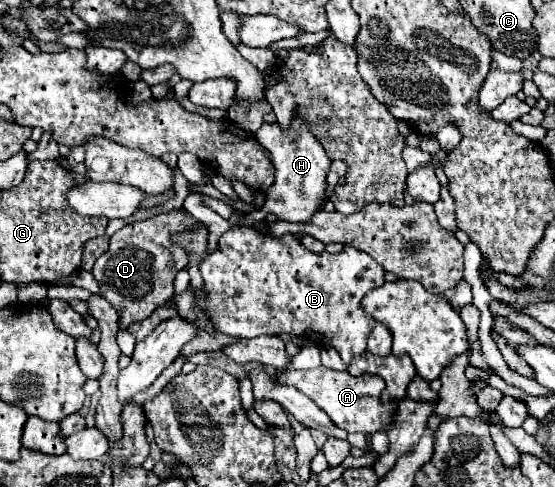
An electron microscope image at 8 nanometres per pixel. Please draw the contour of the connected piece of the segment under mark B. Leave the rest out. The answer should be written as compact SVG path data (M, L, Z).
M230 227L218 241L218 249L212 251L200 263L200 275L204 289L192 289L198 299L198 307L214 323L214 327L230 337L258 337L258 335L298 335L312 339L314 345L326 347L328 343L342 355L344 363L366 351L368 337L376 325L362 309L362 297L384 283L384 269L364 251L344 247L340 253L312 253L294 235L270 237L254 227Z

